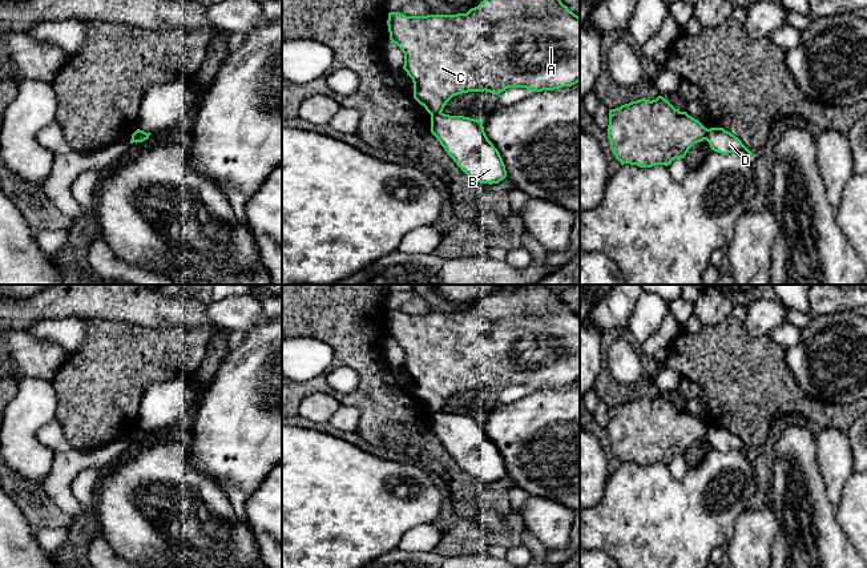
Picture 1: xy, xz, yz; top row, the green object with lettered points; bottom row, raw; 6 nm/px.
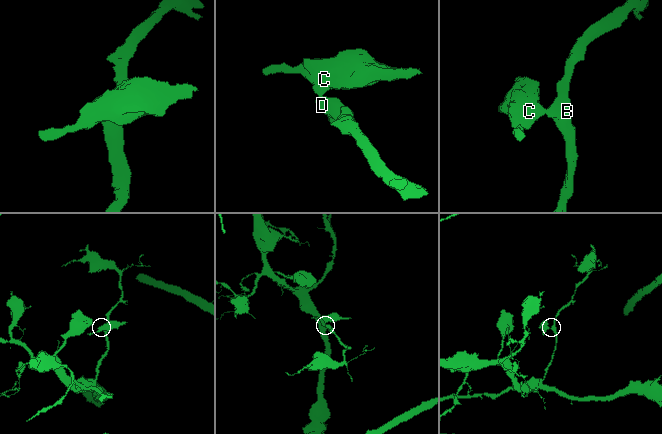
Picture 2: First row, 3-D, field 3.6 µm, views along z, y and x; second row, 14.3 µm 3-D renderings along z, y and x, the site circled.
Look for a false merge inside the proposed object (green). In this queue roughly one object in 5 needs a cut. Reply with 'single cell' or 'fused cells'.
fused cells

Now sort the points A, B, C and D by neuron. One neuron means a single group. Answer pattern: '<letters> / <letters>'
A C / B D

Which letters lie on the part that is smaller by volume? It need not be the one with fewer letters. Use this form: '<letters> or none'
A, C

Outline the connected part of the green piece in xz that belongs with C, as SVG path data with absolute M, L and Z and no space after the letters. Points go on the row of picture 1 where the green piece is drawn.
M483 0L467 13L406 16L388 13L391 43L404 53L403 69L412 78L414 98L434 116L447 102L468 92L499 94L508 88L527 88L532 92L555 90L580 81L580 17L561 0Z

